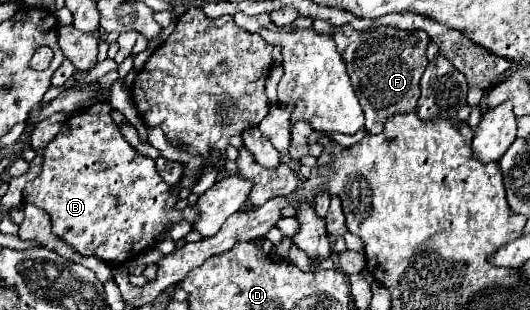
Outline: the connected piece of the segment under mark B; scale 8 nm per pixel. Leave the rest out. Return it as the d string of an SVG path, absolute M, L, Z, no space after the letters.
M104 104L100 114L76 114L62 124L56 138L44 148L44 166L40 174L26 184L24 200L46 210L52 220L52 232L72 244L74 250L98 256L108 264L120 264L130 254L156 244L164 226L180 220L192 225L198 219L198 208L174 210L178 196L174 196L170 186L160 178L154 160L140 154L124 140L120 128L110 118L110 110L112 106Z

